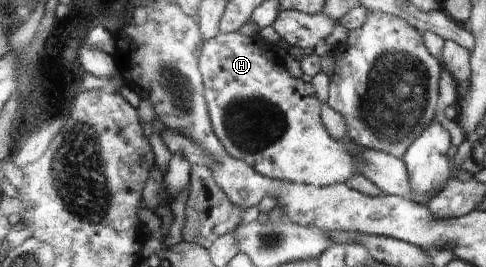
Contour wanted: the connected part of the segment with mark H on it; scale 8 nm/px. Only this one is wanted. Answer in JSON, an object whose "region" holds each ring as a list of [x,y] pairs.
{"region":[[[238,31],[218,33],[216,38],[201,46],[199,71],[203,78],[209,119],[218,140],[228,154],[247,162],[258,174],[317,187],[345,183],[351,176],[359,174],[356,161],[360,146],[352,140],[337,141],[330,136],[321,119],[322,104],[314,87],[303,79],[292,77],[275,47],[266,43],[259,34],[246,36]]]}

